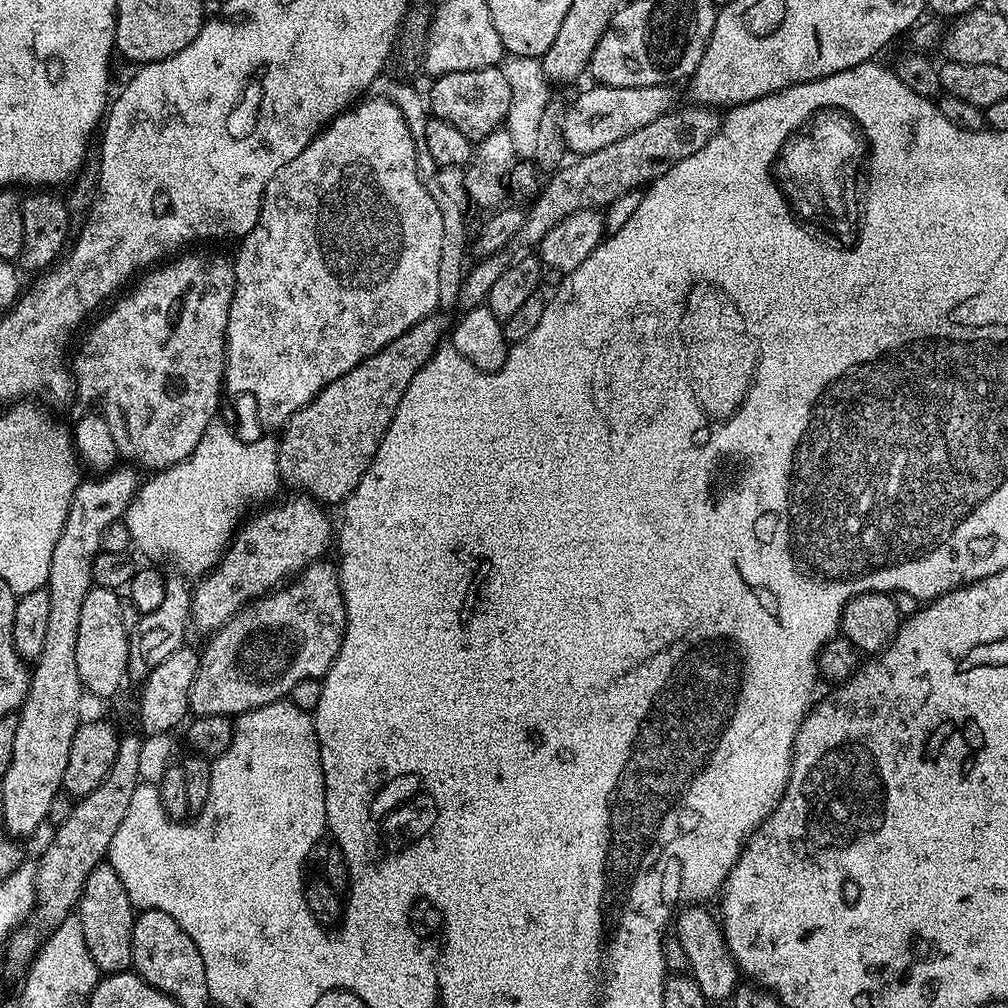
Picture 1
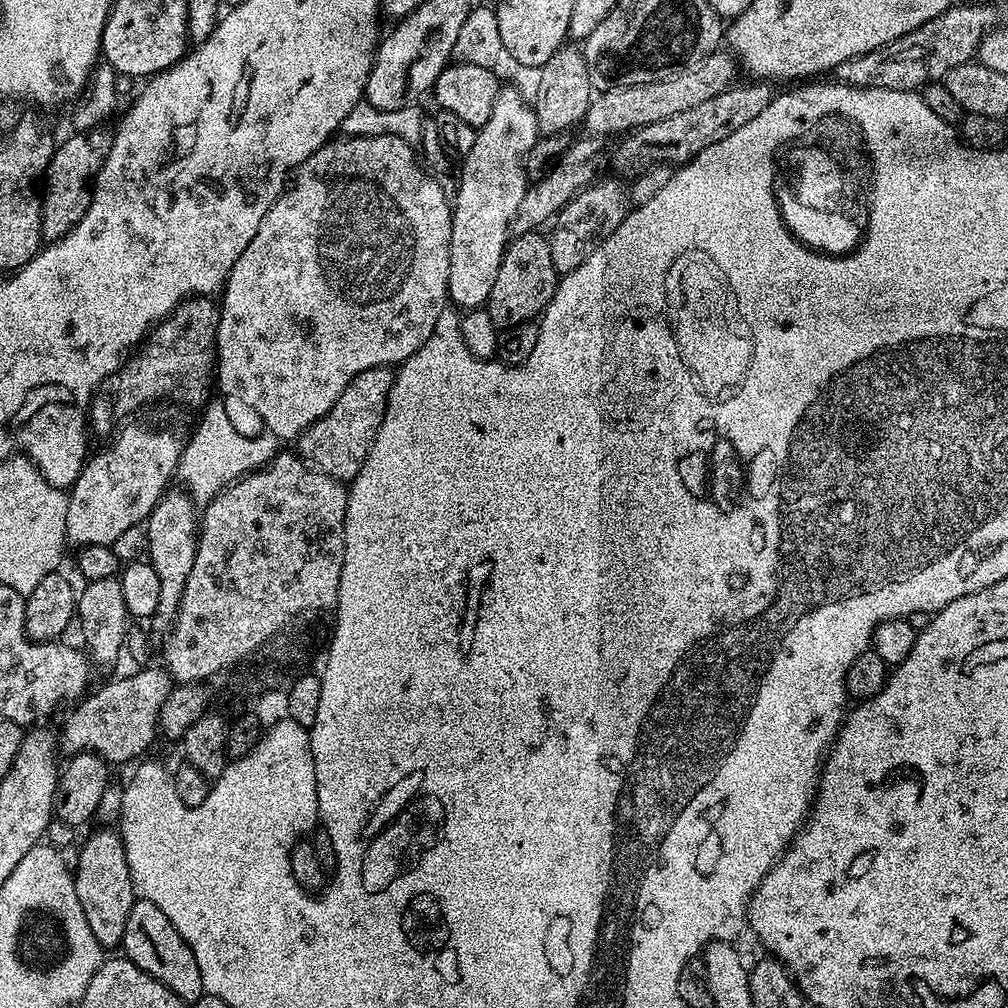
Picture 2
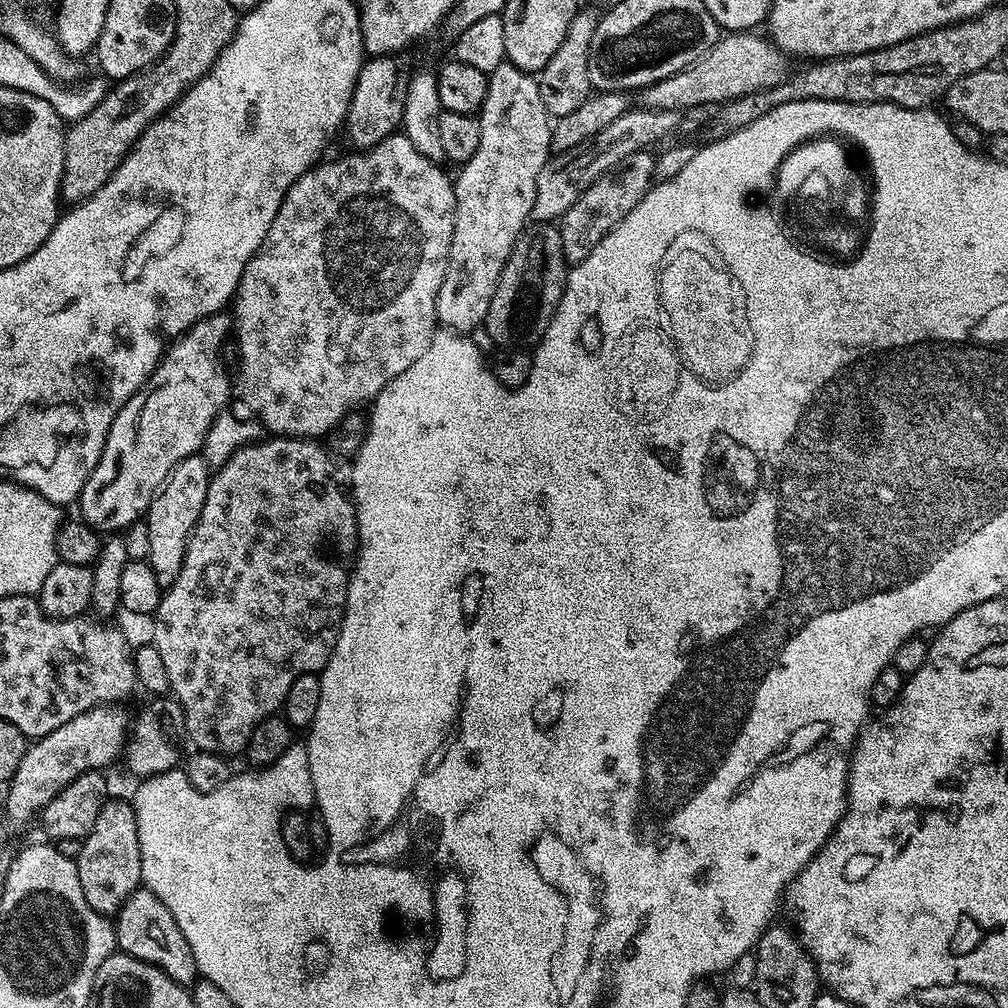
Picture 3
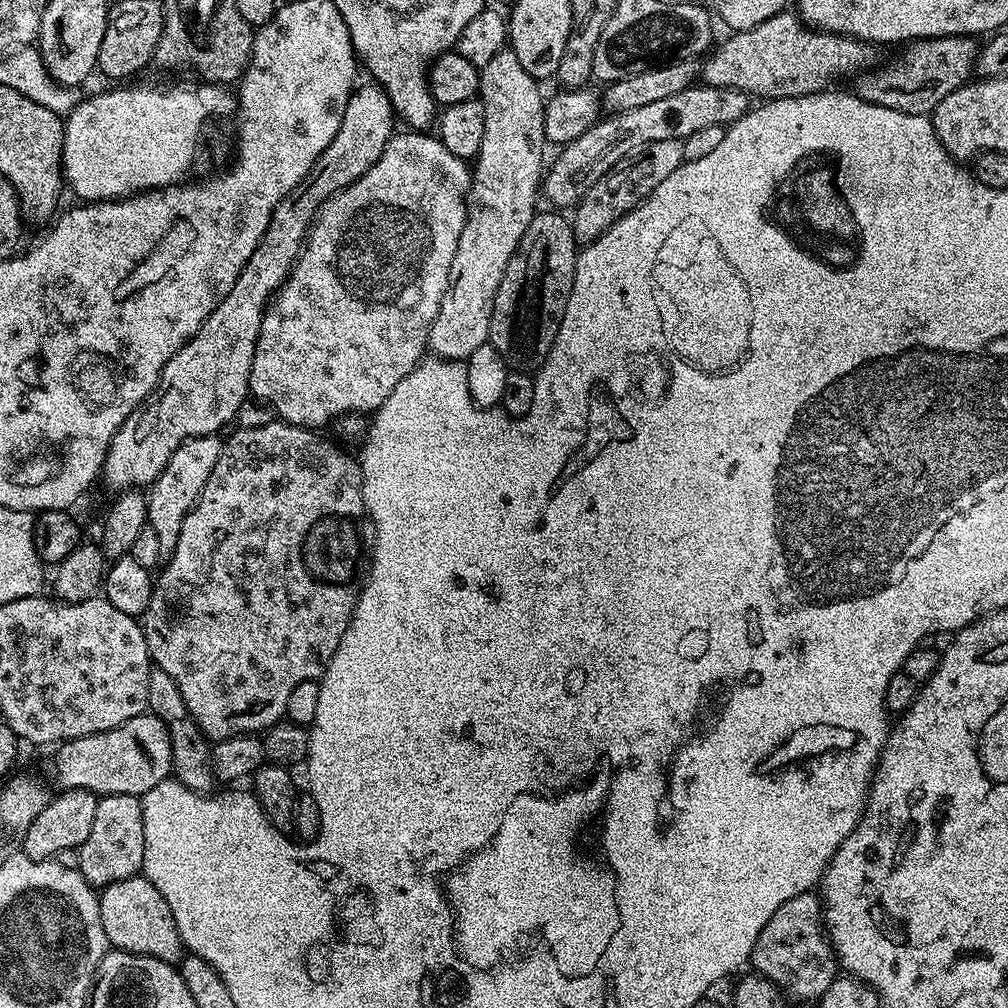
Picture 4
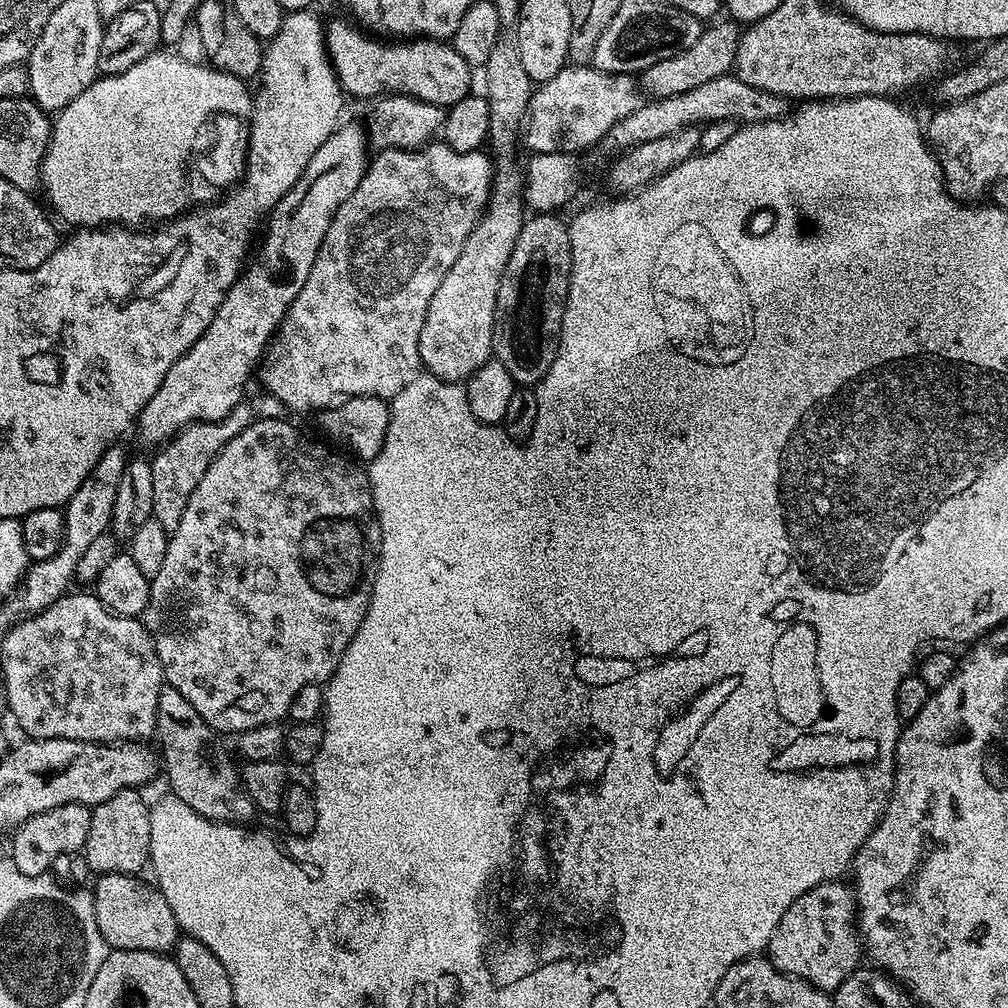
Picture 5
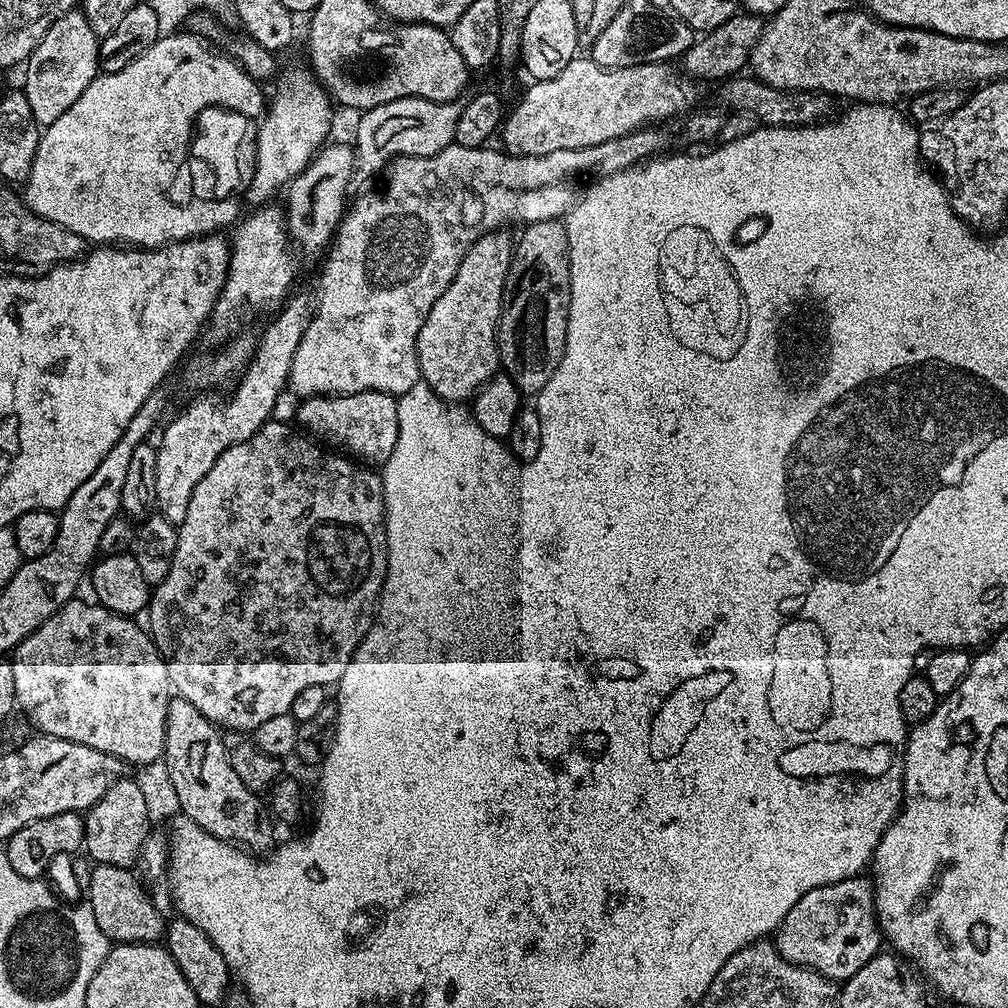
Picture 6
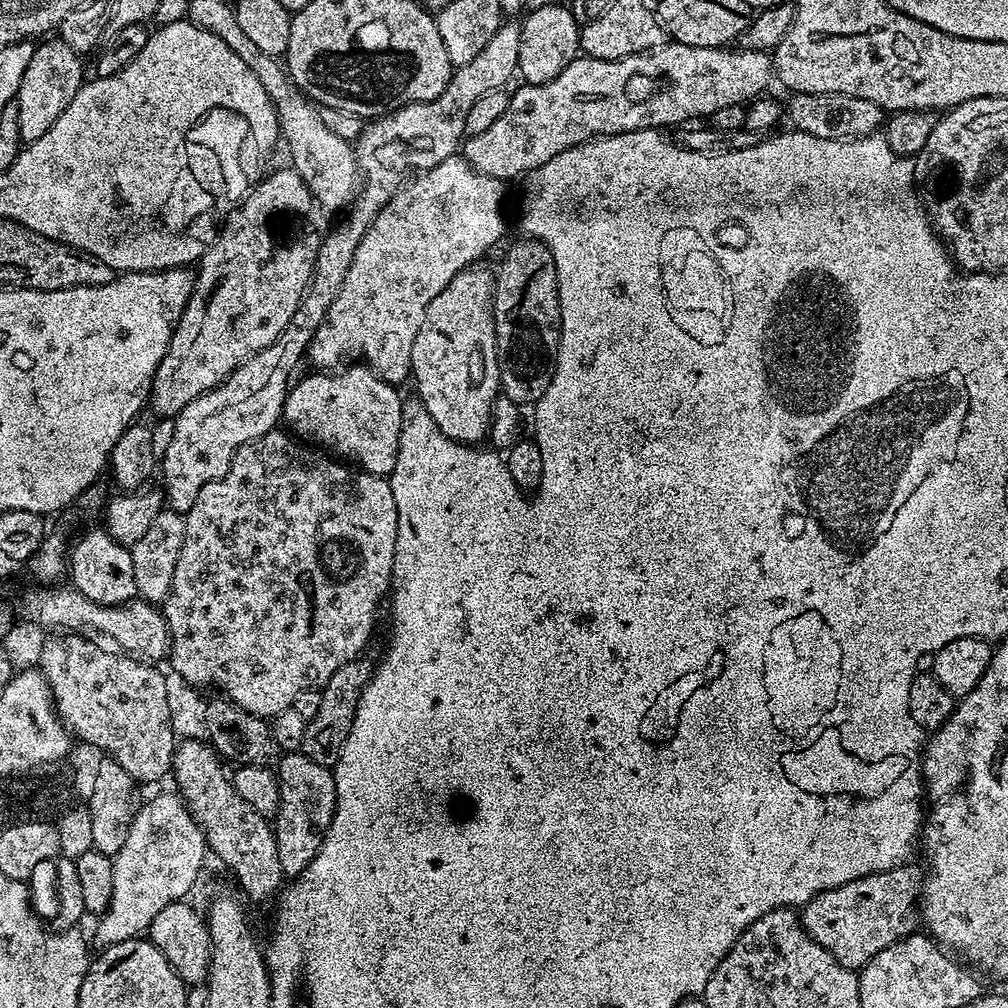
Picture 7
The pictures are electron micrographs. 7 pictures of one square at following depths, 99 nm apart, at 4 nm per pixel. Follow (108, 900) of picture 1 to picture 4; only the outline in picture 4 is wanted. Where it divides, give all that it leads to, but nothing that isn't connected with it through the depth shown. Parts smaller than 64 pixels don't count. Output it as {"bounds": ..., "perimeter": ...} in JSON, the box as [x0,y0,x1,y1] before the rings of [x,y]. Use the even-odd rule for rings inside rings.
{"bounds":[79,794,144,890],"perimeter":[[[130,794],[100,796],[97,799],[90,834],[86,834],[86,842],[79,847],[79,871],[93,889],[103,890],[119,880],[141,875],[144,866],[144,823],[140,802],[141,797]]]}

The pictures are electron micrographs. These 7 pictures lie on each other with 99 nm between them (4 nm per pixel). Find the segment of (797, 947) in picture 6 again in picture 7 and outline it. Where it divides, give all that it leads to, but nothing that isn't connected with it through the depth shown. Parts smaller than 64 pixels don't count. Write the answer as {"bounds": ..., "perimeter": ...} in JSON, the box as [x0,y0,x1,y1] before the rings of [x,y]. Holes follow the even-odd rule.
{"bounds":[800,862,921,970],"perimeter":[[[901,862],[885,872],[875,872],[818,894],[803,905],[800,925],[808,937],[832,954],[839,964],[859,970],[878,950],[886,950],[886,946],[917,931],[921,883],[921,869],[916,869],[912,862]]]}

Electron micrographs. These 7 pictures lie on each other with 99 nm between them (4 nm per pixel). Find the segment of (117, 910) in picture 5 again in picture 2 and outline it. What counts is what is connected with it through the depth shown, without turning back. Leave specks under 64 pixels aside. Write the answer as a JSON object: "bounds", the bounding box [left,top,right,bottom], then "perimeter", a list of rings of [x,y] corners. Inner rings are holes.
{"bounds":[122,898,206,1005],"perimeter":[[[138,898],[132,903],[130,918],[126,918],[122,952],[127,959],[146,970],[146,974],[158,978],[162,986],[174,990],[174,994],[178,994],[178,998],[182,998],[185,1005],[195,1005],[198,998],[206,995],[202,986],[202,974],[198,970],[198,958],[194,958],[194,950],[190,950],[186,938],[182,938],[178,930],[174,930],[174,922],[170,922],[170,918],[166,918],[166,914],[162,914],[162,910],[154,906],[154,902]]]}

